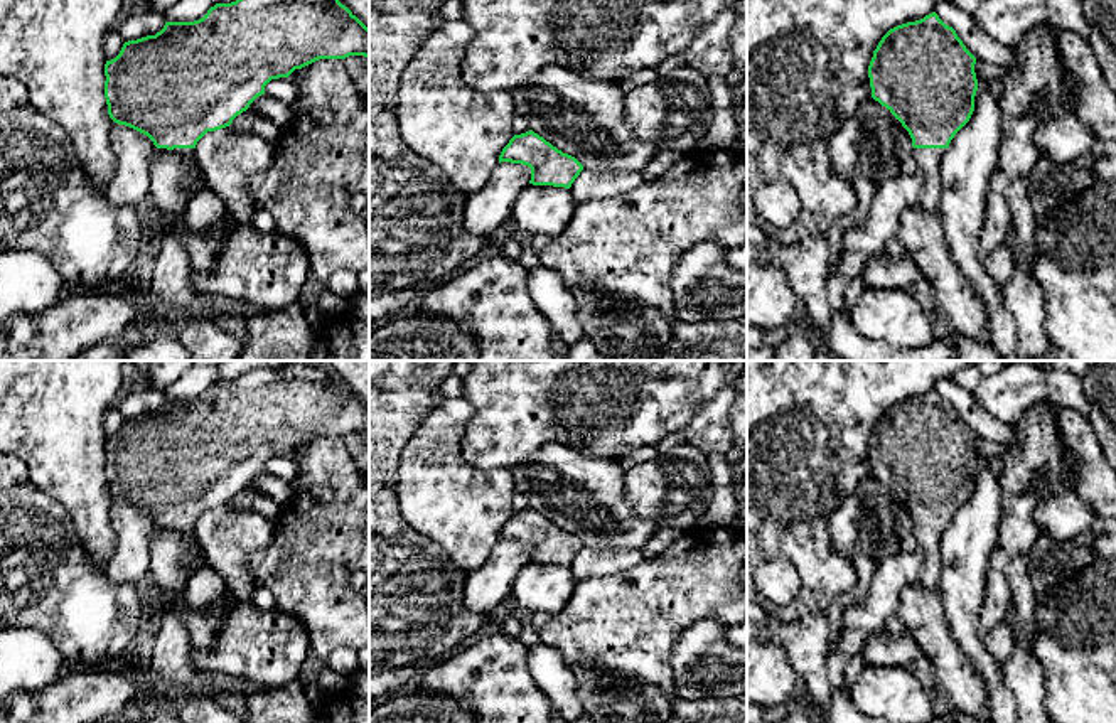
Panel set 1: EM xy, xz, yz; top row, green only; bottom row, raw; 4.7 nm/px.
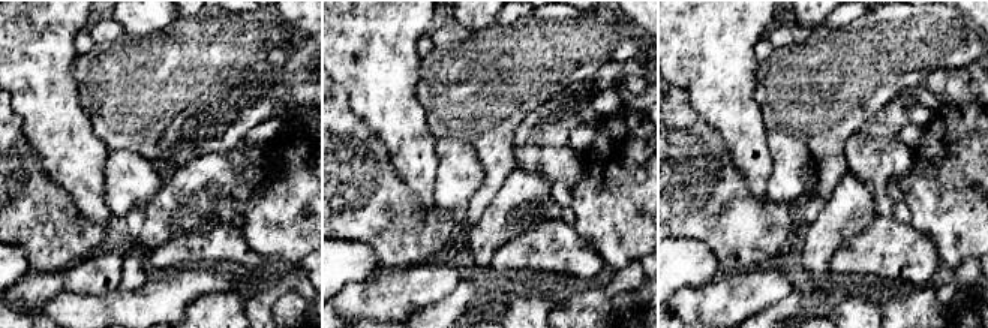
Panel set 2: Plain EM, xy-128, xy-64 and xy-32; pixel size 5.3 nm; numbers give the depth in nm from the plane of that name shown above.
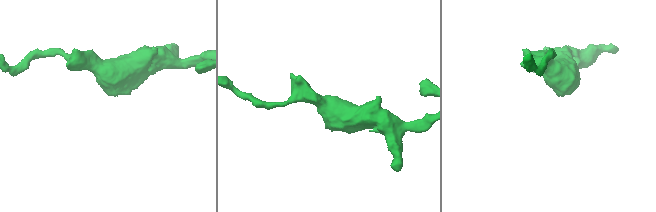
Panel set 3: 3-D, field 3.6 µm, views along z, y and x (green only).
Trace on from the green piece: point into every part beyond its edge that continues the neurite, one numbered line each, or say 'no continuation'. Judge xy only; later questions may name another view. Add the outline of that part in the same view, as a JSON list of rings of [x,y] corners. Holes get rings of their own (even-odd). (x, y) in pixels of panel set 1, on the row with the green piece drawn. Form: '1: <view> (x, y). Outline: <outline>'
1: xy (189, 154). Outline: [[[174,148],[170,152],[184,155],[187,158],[187,162],[192,163],[192,165],[199,165],[197,158],[196,158],[196,150],[194,148]]]

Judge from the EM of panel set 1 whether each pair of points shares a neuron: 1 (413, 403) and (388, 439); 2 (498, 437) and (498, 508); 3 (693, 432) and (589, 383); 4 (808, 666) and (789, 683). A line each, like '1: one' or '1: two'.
1: one
2: two
3: two
4: two

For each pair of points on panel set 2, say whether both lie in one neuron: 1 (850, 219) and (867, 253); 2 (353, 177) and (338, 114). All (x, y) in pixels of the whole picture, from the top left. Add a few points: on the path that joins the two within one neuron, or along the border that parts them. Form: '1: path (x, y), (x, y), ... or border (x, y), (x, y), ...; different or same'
1: border (879, 216), (850, 237); different
2: path (338, 162), (338, 129); same

